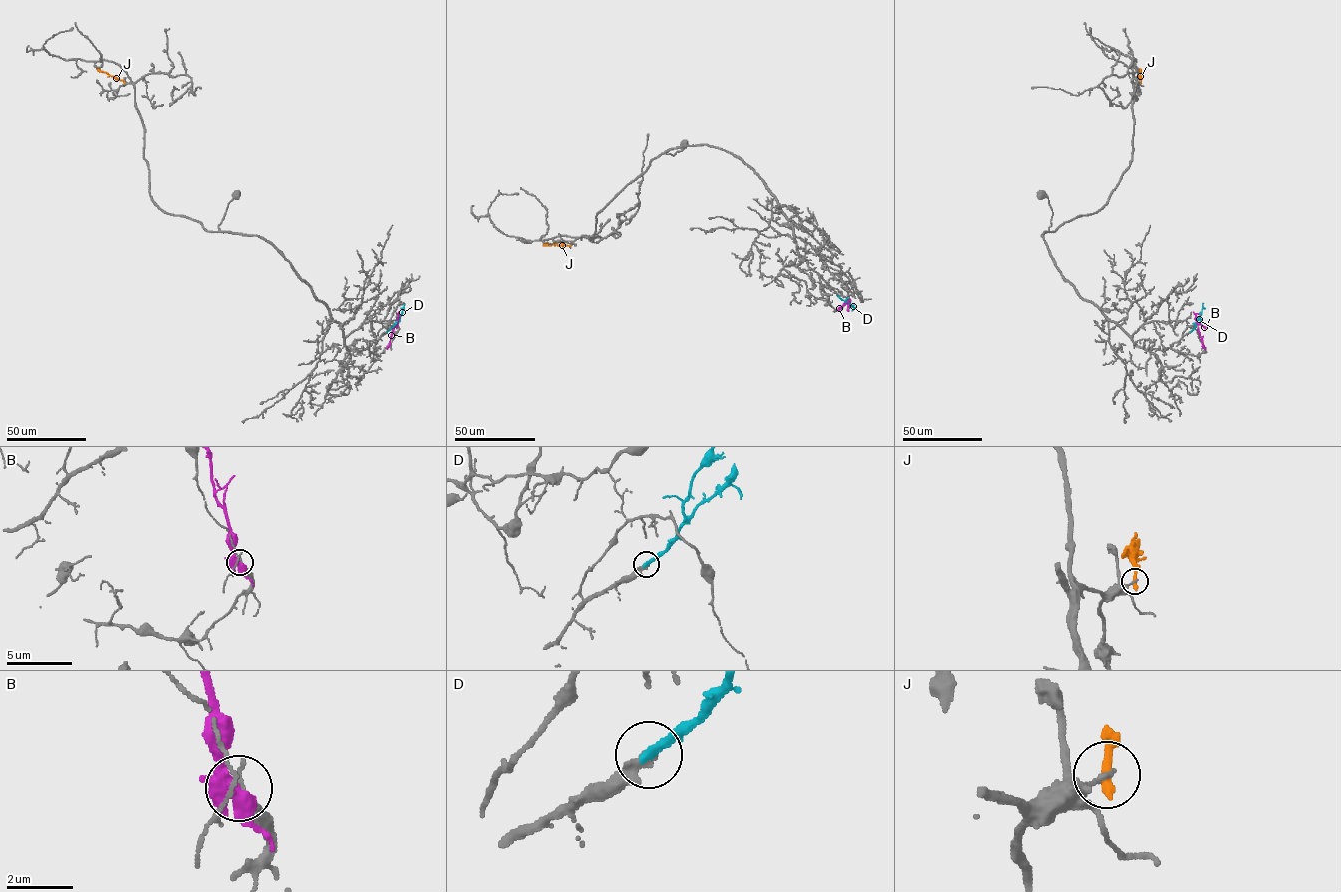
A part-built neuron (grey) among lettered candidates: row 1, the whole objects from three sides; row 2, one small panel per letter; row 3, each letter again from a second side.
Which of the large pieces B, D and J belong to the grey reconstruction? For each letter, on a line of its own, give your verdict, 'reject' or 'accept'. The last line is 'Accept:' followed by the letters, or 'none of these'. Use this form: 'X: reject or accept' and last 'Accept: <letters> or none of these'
B: reject
D: accept
J: reject
Accept: D

